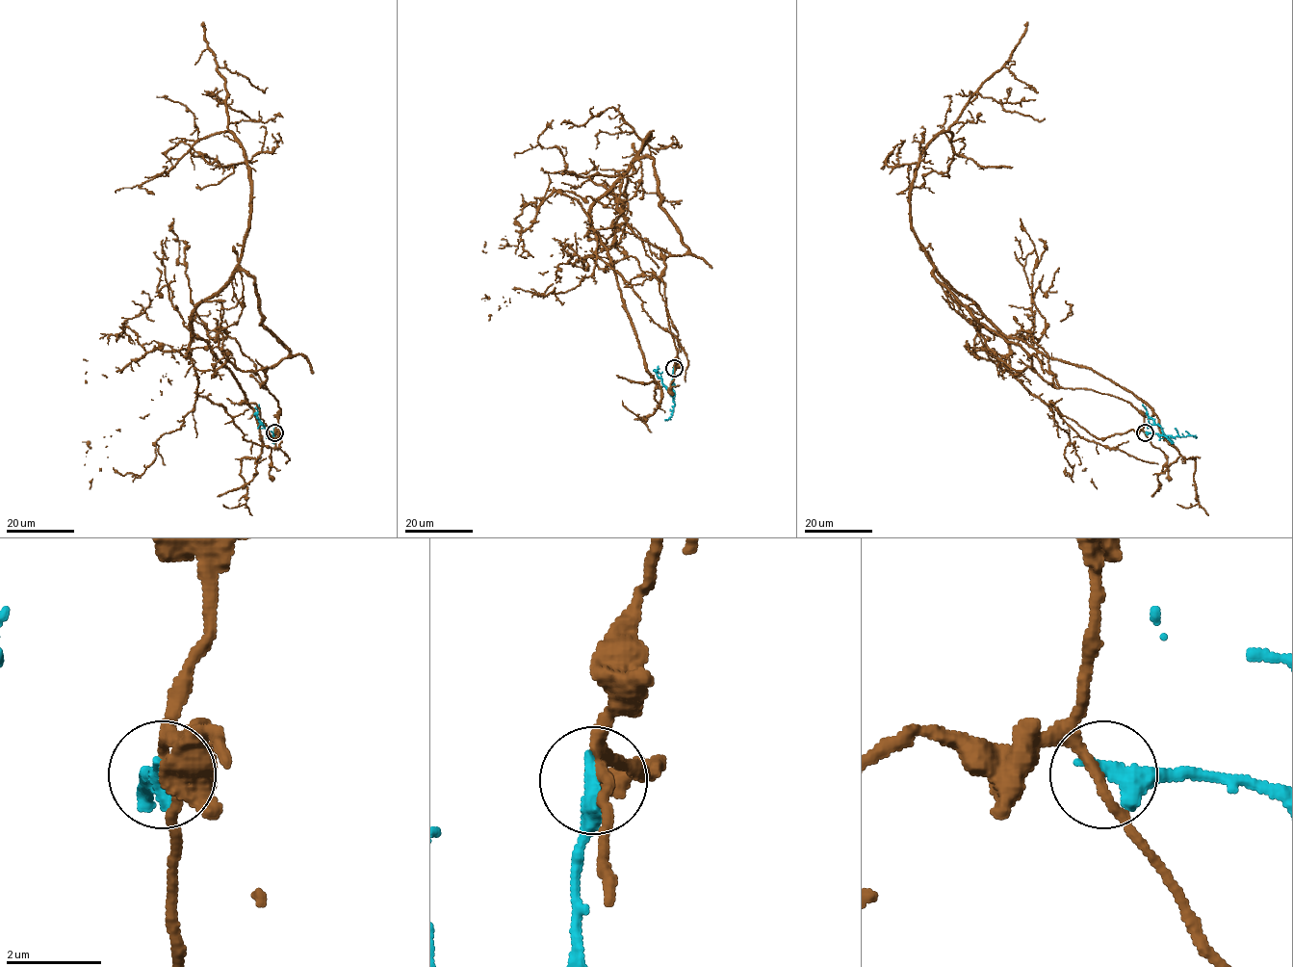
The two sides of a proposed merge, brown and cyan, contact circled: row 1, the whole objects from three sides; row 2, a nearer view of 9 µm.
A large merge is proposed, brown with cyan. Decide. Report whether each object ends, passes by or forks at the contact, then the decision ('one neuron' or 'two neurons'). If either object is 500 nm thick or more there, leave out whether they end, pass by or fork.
brown passes by; cyan ends; two neurons

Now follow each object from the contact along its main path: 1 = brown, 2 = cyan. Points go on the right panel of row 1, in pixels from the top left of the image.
1: (1145, 432), (1129, 403), (1048, 384), (937, 279), (912, 225), (920, 153), (1003, 67), (1035, 90), (1024, 88)
2: (1145, 432), (1161, 434), (1172, 442), (1142, 405)

